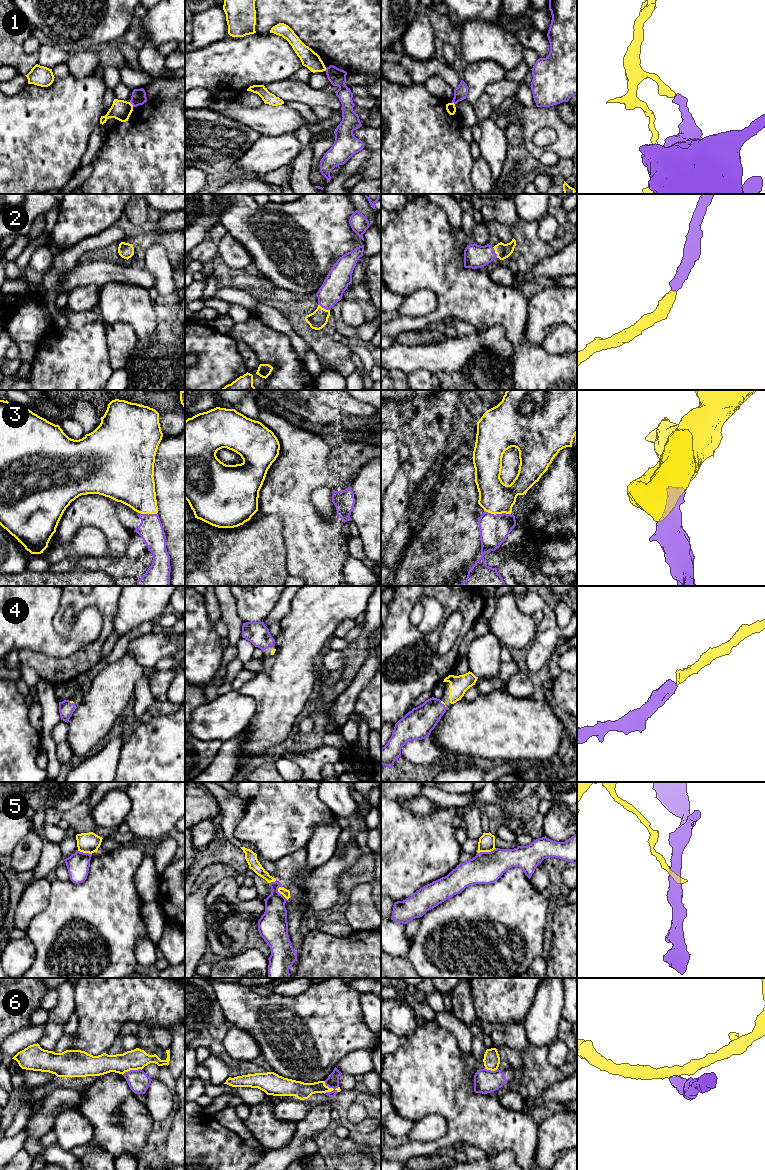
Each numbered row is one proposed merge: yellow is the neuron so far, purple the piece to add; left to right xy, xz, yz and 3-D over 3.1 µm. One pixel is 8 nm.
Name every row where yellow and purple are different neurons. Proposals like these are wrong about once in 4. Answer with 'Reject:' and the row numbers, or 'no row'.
Reject: 1, 5, 6

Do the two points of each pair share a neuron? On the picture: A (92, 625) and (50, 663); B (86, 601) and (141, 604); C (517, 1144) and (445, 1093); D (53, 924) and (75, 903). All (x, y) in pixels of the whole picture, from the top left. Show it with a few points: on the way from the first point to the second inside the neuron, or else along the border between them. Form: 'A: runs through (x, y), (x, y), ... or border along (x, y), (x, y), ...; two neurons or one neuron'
A: border along (78, 649), (63, 657), (53, 657), (33, 651); two neurons
B: border along (120, 596), (113, 626); two neurons
C: runs through (499, 1130), (474, 1119), (463, 1108); one neuron
D: runs through (58, 920), (70, 908); one neuron

